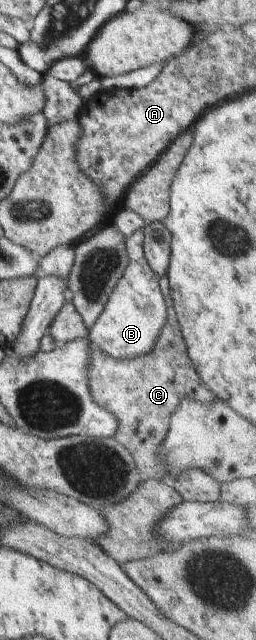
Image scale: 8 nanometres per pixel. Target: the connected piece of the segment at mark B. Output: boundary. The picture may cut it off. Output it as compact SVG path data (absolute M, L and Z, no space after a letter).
M142 228L125 238L129 265L88 333L88 338L99 345L103 353L117 361L147 355L155 347L167 319L168 306L159 288L159 278L151 271L145 259L144 235Z

